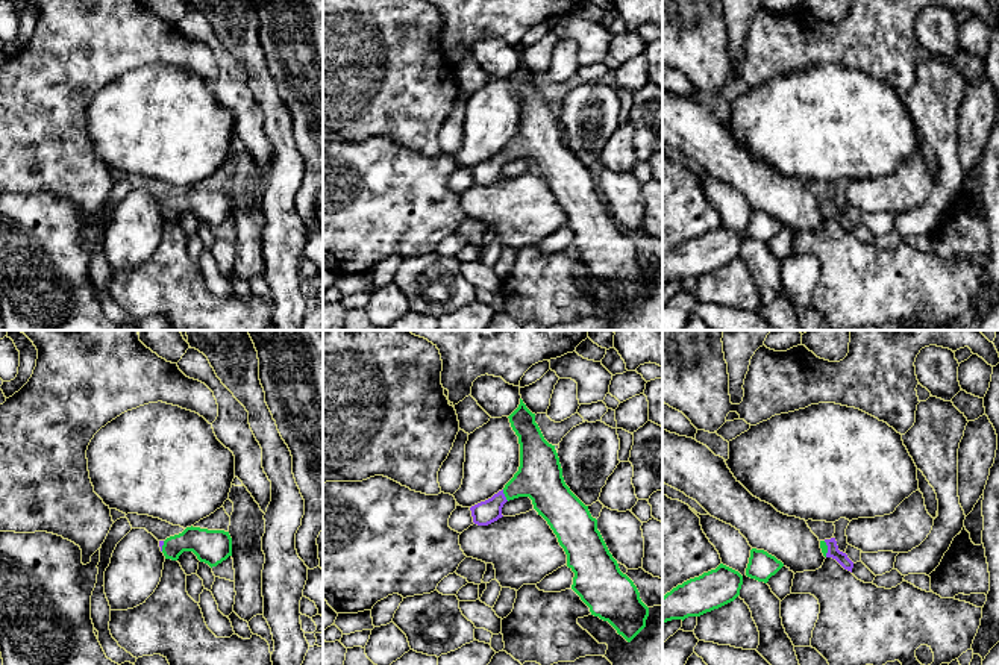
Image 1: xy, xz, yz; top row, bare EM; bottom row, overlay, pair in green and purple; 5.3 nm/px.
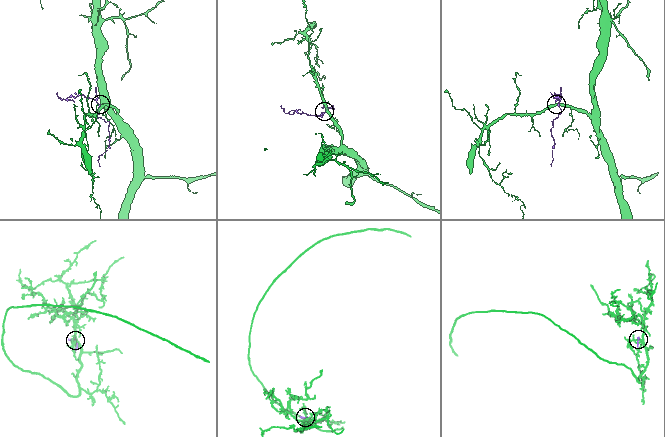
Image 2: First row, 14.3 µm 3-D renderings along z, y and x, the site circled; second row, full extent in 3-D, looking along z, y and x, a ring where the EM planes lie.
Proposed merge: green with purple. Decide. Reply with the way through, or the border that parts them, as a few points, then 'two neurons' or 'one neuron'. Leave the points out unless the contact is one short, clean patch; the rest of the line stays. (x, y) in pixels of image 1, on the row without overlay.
across xz (540, 138), (516, 147), (505, 156), (485, 173) | one neuron

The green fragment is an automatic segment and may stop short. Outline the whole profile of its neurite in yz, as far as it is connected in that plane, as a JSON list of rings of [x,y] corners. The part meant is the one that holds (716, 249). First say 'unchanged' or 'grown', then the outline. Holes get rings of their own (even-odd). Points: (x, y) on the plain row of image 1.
unchanged | [[[720,224],[716,230],[678,245],[662,258],[662,285],[719,270],[740,256],[741,245],[743,236]]]

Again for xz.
grown | [[[520,59],[508,79],[518,97],[520,127],[502,151],[470,168],[473,183],[488,186],[503,177],[506,162],[529,158],[567,215],[567,227],[575,233],[572,250],[591,276],[608,282],[631,303],[646,288],[649,268],[620,232],[588,167],[565,145],[555,106],[544,100],[535,74]]]

